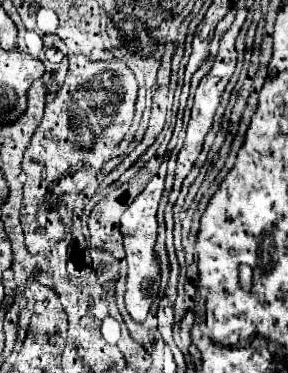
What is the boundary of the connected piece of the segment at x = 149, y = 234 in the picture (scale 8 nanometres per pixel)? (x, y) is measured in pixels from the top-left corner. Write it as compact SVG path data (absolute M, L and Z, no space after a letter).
M151 179L147 183L147 187L143 189L143 193L137 195L137 199L127 207L127 211L121 217L121 235L123 235L125 255L127 255L125 259L127 259L127 265L129 265L125 305L127 305L129 315L135 321L139 321L139 323L145 321L147 311L151 307L151 301L153 301L153 297L147 297L149 293L153 293L151 281L155 279L155 291L159 287L159 283L157 283L159 275L157 275L157 265L155 265L157 257L155 257L153 245L155 245L155 239L157 239L157 219L155 219L155 213L157 213L161 191L163 191L163 179Z

